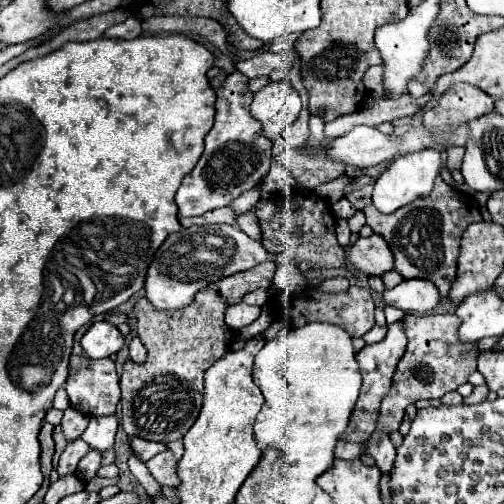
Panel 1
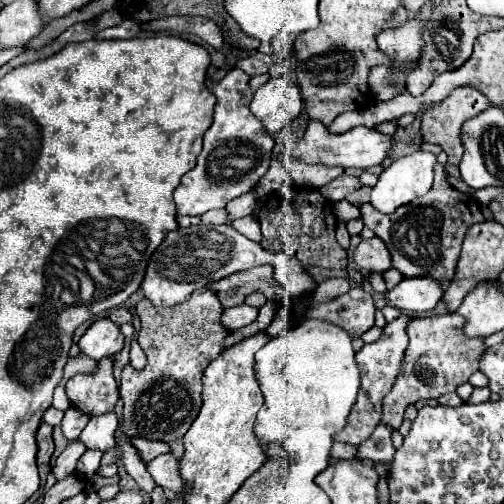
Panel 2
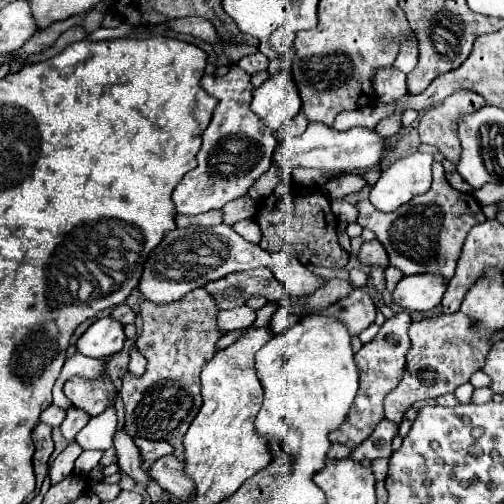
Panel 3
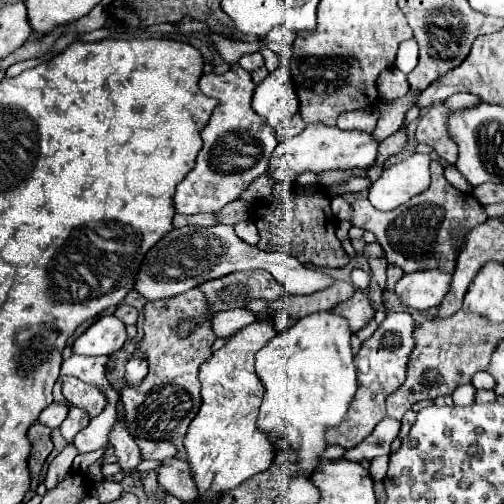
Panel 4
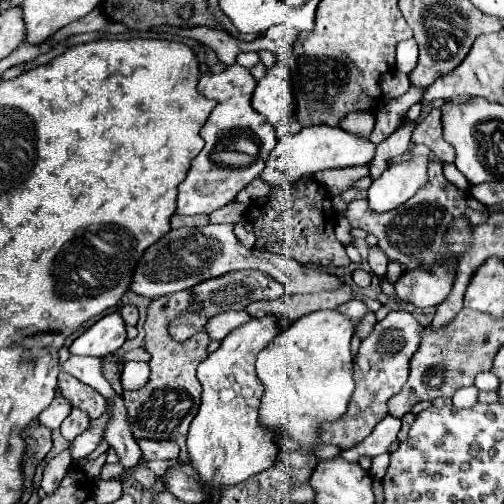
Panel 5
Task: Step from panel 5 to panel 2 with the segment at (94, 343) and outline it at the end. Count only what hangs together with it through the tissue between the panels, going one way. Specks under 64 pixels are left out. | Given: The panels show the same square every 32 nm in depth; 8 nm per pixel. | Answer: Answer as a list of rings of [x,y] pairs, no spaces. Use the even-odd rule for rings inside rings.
[[[100,318],[78,340],[78,346],[82,354],[94,360],[110,358],[122,350],[124,334],[120,332],[120,326],[116,322],[112,322],[110,318]]]

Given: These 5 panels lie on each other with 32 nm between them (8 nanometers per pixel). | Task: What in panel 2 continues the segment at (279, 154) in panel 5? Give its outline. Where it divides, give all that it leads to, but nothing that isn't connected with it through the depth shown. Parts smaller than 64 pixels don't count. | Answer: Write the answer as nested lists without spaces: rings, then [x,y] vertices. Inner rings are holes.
[[[310,120],[304,136],[294,144],[294,148],[288,152],[294,160],[300,160],[304,164],[324,164],[324,166],[340,166],[340,164],[352,164],[352,166],[340,166],[340,168],[362,168],[368,170],[376,164],[382,164],[382,160],[394,150],[394,138],[380,134],[376,128],[364,128],[356,126],[344,134],[330,134],[320,120]]]

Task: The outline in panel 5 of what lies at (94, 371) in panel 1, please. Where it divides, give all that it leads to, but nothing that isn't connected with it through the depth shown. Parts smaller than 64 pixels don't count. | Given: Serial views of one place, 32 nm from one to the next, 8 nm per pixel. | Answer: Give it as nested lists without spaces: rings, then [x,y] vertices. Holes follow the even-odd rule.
[[[60,372],[58,388],[72,402],[72,406],[84,410],[90,416],[90,420],[96,420],[106,412],[106,398],[96,390],[92,390],[90,386],[76,380],[74,376]]]

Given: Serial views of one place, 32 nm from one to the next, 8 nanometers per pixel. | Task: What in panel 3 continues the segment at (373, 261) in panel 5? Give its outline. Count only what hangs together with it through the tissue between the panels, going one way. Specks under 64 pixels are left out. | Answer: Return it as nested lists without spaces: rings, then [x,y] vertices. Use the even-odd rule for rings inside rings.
[[[370,268],[370,280],[376,286],[378,292],[386,290],[386,278],[384,278],[384,268]]]

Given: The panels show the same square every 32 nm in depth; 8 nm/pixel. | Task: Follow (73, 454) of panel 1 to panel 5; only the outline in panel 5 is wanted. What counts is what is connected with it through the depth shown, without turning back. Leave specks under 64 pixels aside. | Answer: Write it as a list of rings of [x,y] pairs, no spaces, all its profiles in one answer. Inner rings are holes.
[[[64,450],[62,454],[58,454],[56,458],[52,458],[46,464],[44,474],[42,474],[42,482],[40,482],[40,488],[44,490],[44,494],[52,494],[52,490],[58,488],[58,484],[64,478],[70,464],[72,464],[72,458],[70,458],[68,450]]]

